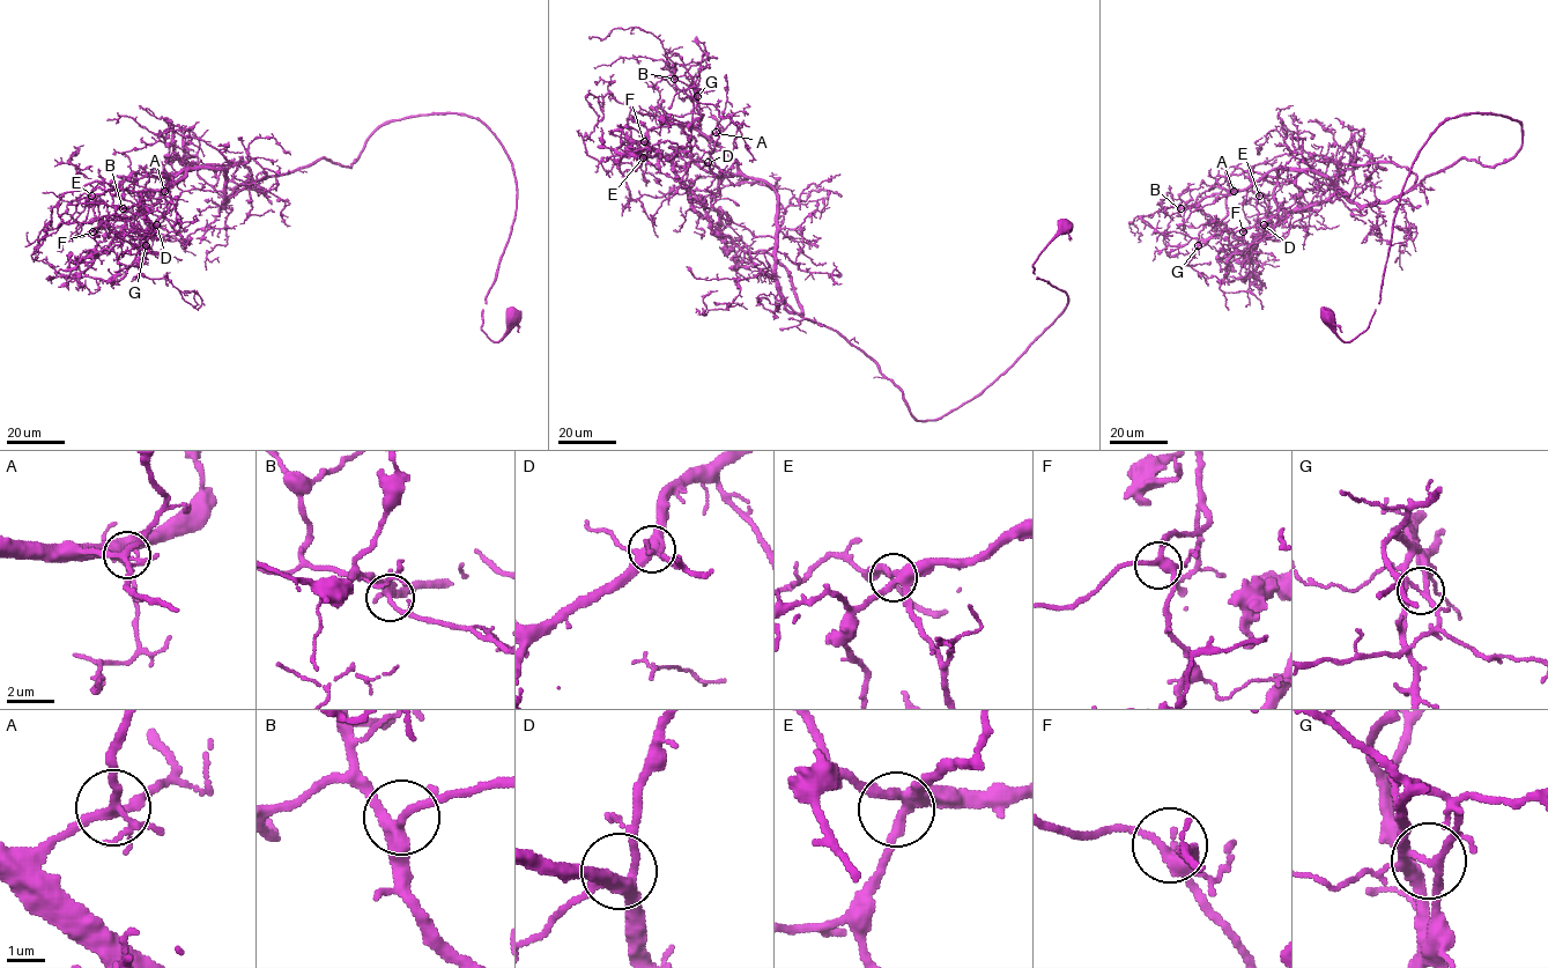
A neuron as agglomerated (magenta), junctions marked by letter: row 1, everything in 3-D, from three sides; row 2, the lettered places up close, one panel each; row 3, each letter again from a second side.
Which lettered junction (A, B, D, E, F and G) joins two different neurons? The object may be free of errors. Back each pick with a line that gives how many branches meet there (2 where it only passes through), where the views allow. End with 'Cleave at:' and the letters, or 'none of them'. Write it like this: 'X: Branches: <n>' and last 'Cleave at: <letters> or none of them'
G: Branches: 4
Cleave at: G

